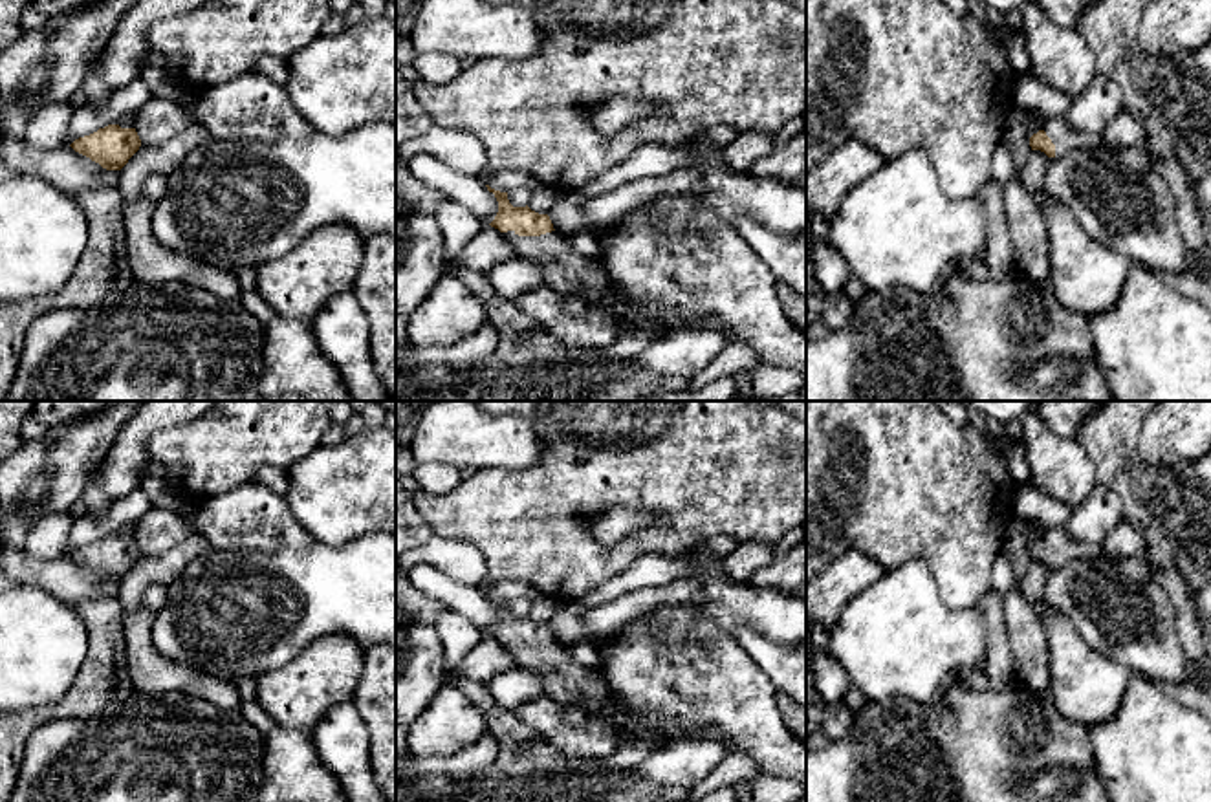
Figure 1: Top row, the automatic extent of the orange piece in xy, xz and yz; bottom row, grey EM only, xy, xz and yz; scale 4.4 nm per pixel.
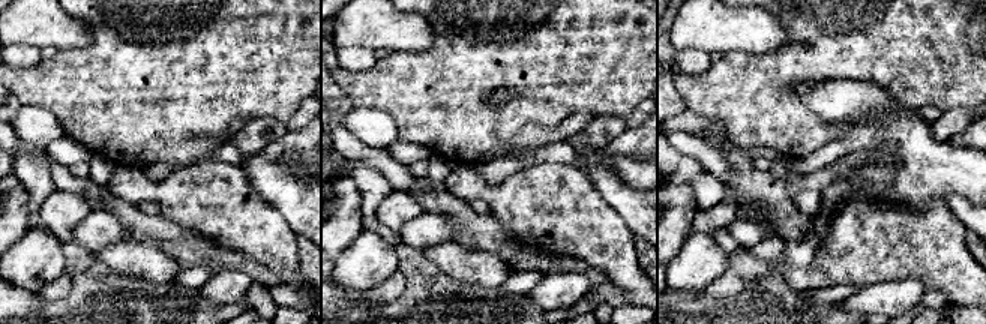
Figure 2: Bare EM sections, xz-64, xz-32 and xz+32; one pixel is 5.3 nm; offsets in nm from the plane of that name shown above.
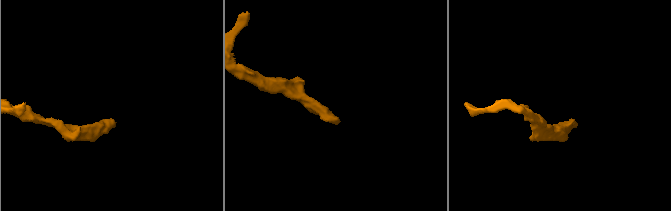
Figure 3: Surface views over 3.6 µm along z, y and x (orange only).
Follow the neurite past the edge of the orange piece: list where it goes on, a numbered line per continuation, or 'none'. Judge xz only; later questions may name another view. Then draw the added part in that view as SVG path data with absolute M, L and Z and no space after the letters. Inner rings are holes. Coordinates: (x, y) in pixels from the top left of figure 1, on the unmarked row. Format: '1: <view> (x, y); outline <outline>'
1: xz (567, 682); outline M559 641L540 646L518 646L504 643L515 656L518 667L539 672L544 679L546 696L562 705L581 705L588 712L608 712L612 690L599 668L579 665Z

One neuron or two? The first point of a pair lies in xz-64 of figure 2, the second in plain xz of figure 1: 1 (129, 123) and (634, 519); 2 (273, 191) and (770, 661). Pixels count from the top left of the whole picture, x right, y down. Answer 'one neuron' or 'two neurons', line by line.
1: two neurons
2: one neuron

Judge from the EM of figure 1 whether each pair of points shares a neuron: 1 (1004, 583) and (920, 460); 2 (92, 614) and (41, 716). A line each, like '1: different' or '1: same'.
1: different
2: same

